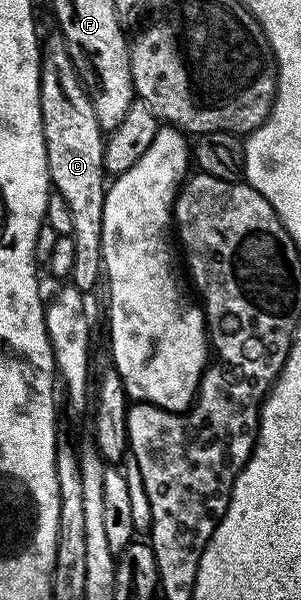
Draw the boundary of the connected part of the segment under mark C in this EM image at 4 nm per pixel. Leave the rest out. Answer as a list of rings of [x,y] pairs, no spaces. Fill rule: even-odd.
[[[53,33],[42,43],[40,64],[40,108],[42,129],[46,141],[48,178],[53,190],[64,198],[72,215],[74,263],[71,284],[85,295],[89,294],[102,275],[101,233],[105,209],[106,172],[104,169],[105,132],[100,130],[94,105],[84,82],[70,61],[64,36]]]

